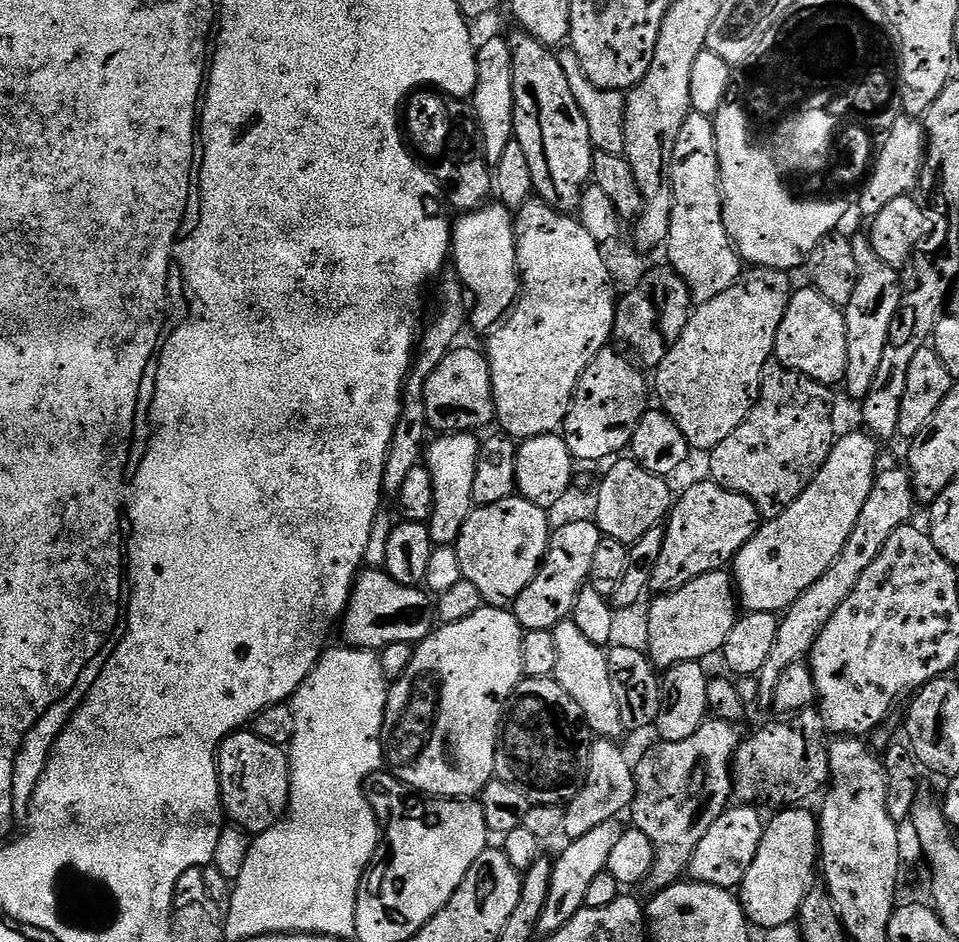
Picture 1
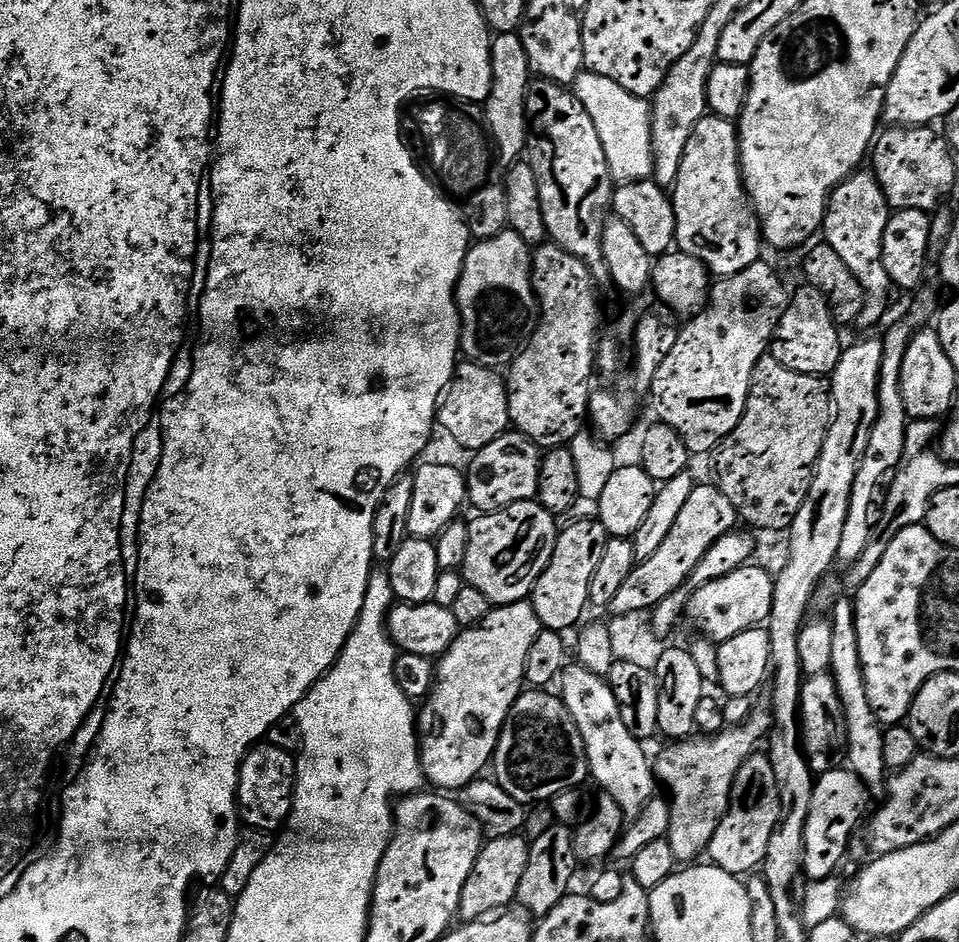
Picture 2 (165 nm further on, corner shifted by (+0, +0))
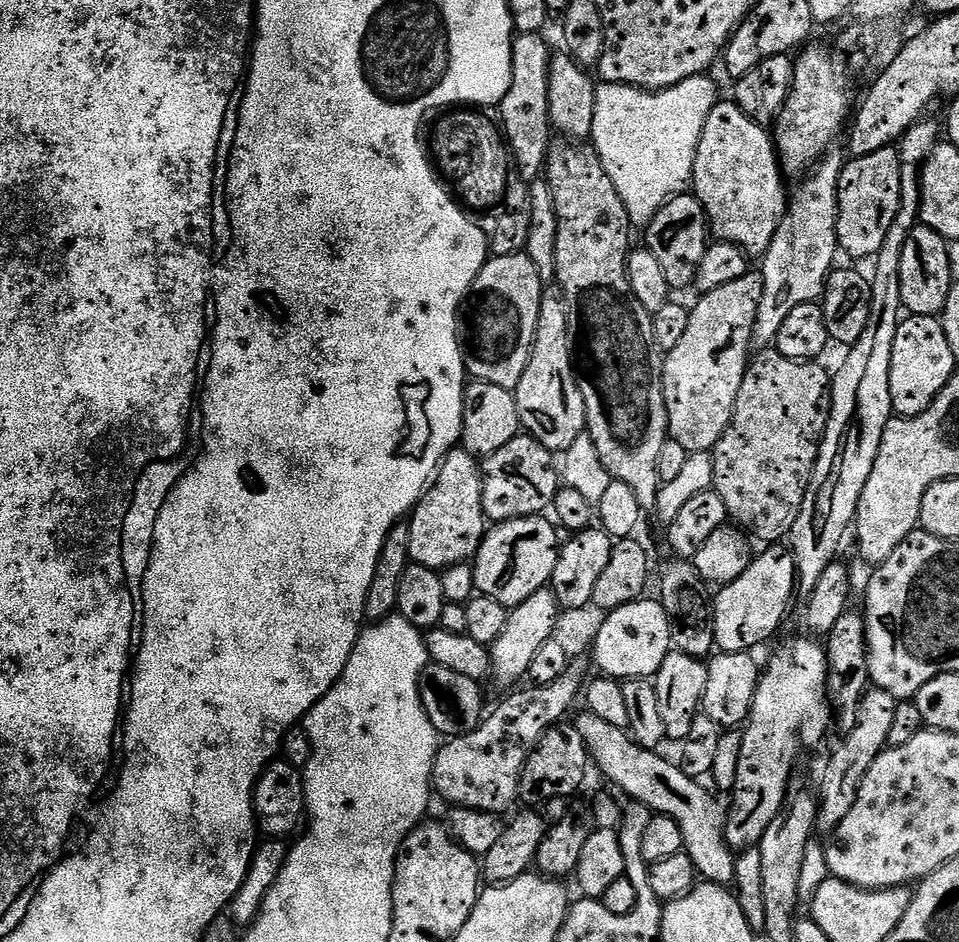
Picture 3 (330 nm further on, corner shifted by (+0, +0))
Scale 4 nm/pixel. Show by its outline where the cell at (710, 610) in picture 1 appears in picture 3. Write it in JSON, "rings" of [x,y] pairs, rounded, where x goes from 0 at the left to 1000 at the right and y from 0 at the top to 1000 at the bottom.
{"rings":[[[801,580],[797,587],[789,589],[784,599],[765,618],[754,621],[751,628],[746,630],[742,641],[742,663],[747,674],[746,687],[751,692],[780,692],[788,690],[796,679],[801,679],[813,667],[813,661],[818,658],[818,653],[822,650],[822,644],[826,641],[826,627],[829,630],[832,624],[830,614],[830,598],[825,585],[818,580]]]}

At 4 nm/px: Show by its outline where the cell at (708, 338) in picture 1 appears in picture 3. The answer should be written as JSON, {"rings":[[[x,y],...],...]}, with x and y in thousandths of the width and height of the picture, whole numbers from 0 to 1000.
{"rings":[[[781,291],[770,295],[770,299],[760,299],[758,304],[749,304],[749,308],[740,308],[733,311],[729,315],[730,320],[717,332],[719,338],[718,344],[715,346],[715,355],[711,355],[707,367],[703,367],[703,372],[699,372],[691,379],[692,387],[692,421],[694,423],[694,435],[697,436],[697,461],[700,466],[707,468],[710,473],[715,473],[718,480],[741,480],[747,475],[748,469],[753,465],[755,458],[759,455],[759,449],[763,447],[763,439],[767,436],[767,424],[770,423],[770,414],[774,410],[774,401],[776,394],[780,392],[782,385],[782,370],[784,369],[784,351],[786,350],[786,342],[790,333],[790,321],[795,316],[796,297],[791,292]]]}

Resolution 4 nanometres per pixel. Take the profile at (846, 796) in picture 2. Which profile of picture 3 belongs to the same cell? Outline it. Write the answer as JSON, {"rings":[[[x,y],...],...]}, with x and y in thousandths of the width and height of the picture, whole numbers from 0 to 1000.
{"rings":[[[906,729],[897,743],[897,753],[893,759],[891,775],[886,775],[884,781],[879,782],[876,791],[868,798],[863,812],[859,815],[859,825],[855,828],[855,841],[853,840],[853,857],[851,859],[851,879],[867,884],[886,864],[891,851],[895,847],[895,839],[903,817],[916,805],[916,800],[926,793],[926,780],[932,771],[932,754],[936,745],[928,737],[924,737],[919,730]]]}

